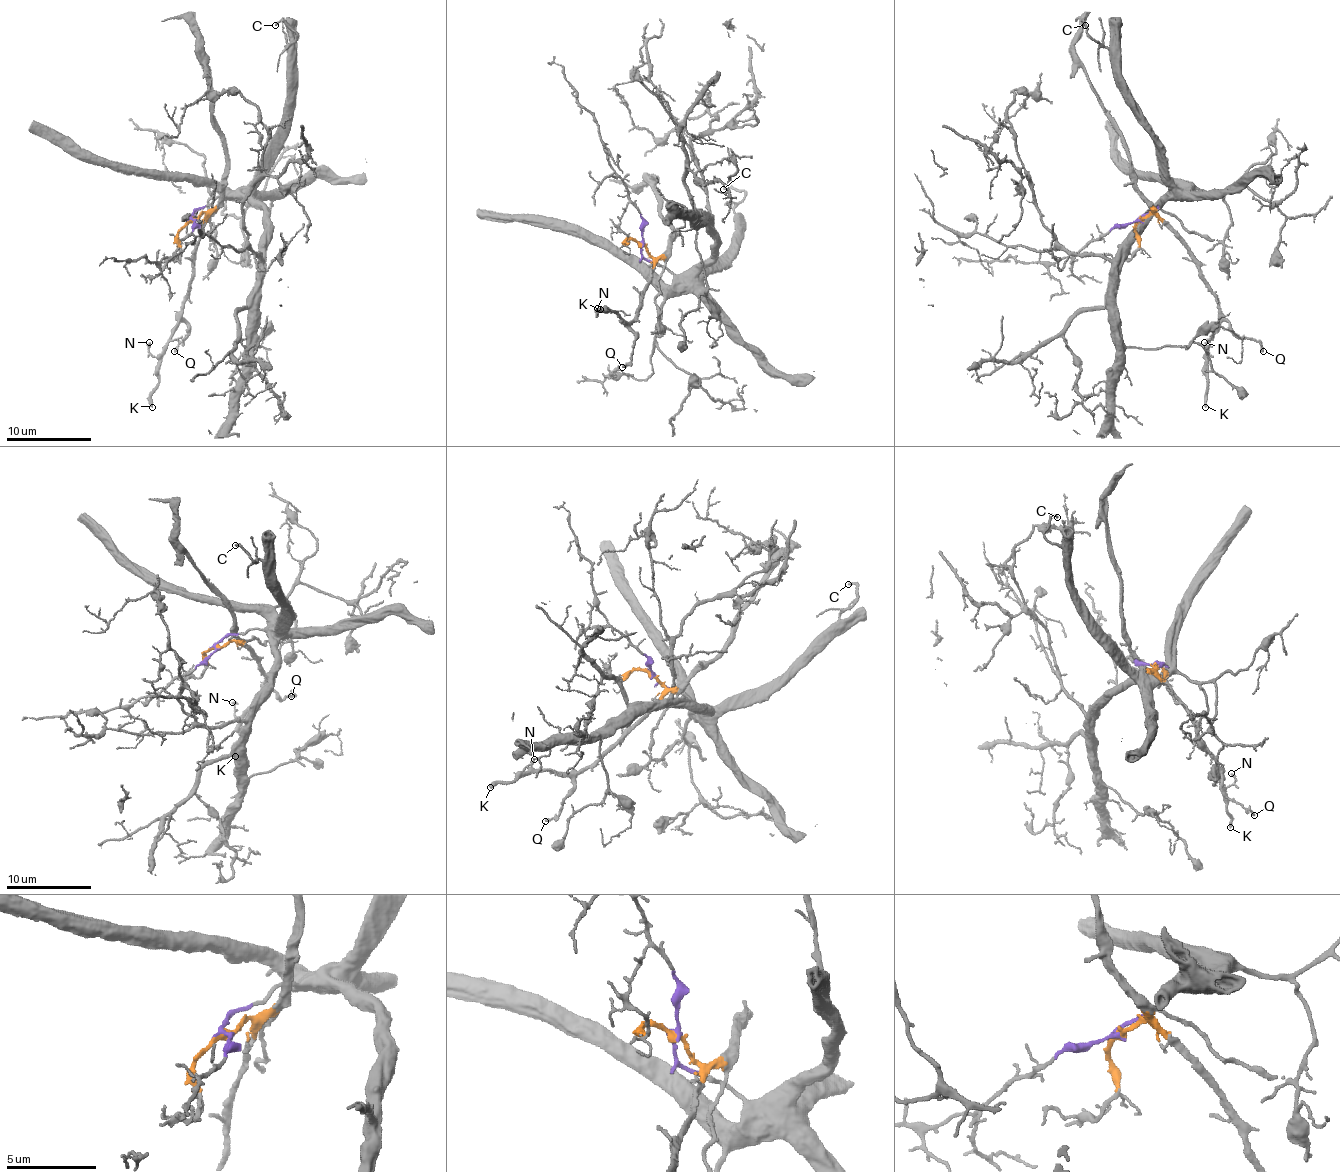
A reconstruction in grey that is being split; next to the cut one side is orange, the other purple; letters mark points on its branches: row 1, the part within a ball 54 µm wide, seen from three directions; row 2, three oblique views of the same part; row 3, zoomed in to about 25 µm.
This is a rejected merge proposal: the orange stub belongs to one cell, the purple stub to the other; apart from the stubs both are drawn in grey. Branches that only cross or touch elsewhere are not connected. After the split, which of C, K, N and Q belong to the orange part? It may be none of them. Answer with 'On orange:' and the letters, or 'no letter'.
On orange: K, N, Q

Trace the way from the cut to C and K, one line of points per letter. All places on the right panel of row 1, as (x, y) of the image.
C: (1138, 220), (1170, 195), (1170, 184), (1138, 106), (1119, 83), (1115, 59), (1087, 34), (1085, 25)
K: (1140, 220), (1153, 214), (1172, 231), (1187, 250), (1200, 278), (1217, 299), (1219, 324), (1208, 341), (1206, 407)

